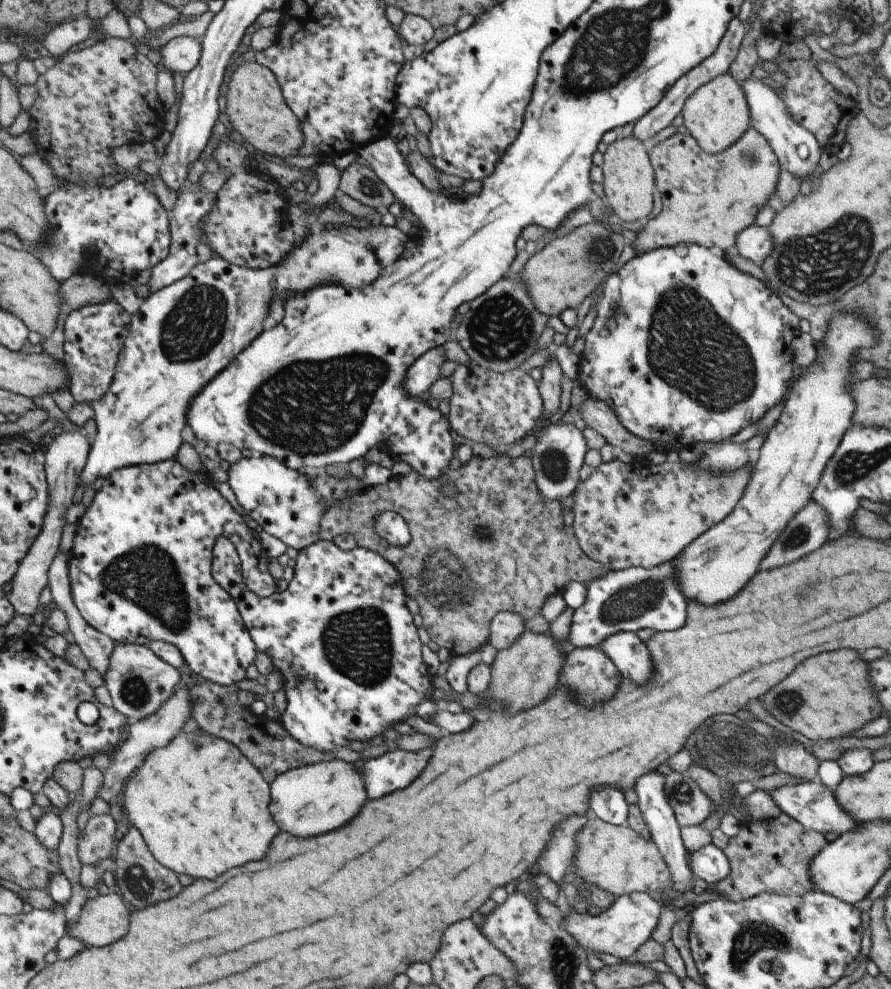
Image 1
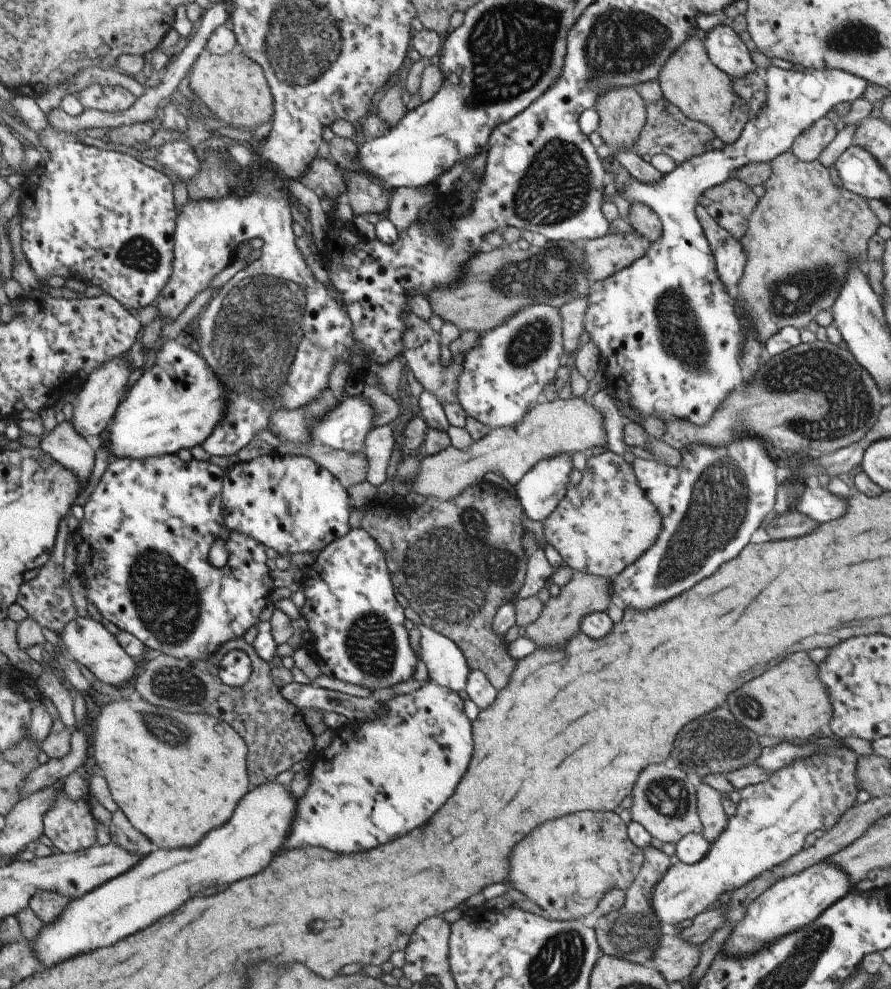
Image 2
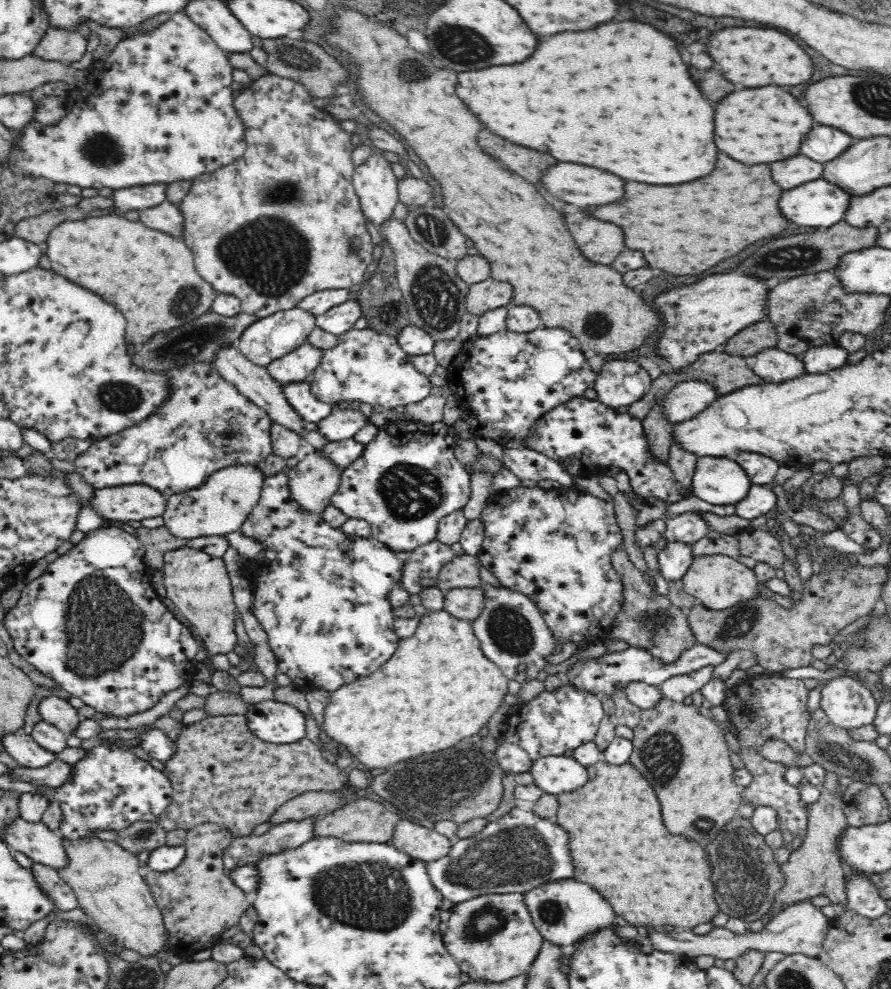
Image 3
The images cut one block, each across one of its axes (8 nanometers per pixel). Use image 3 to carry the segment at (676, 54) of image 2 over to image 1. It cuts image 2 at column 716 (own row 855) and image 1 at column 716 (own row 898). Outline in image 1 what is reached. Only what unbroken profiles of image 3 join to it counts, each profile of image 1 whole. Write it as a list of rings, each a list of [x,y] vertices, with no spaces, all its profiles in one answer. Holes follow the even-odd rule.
[[[728,72],[696,89],[681,107],[684,125],[702,150],[717,155],[731,147],[751,126],[751,114],[742,84]]]

